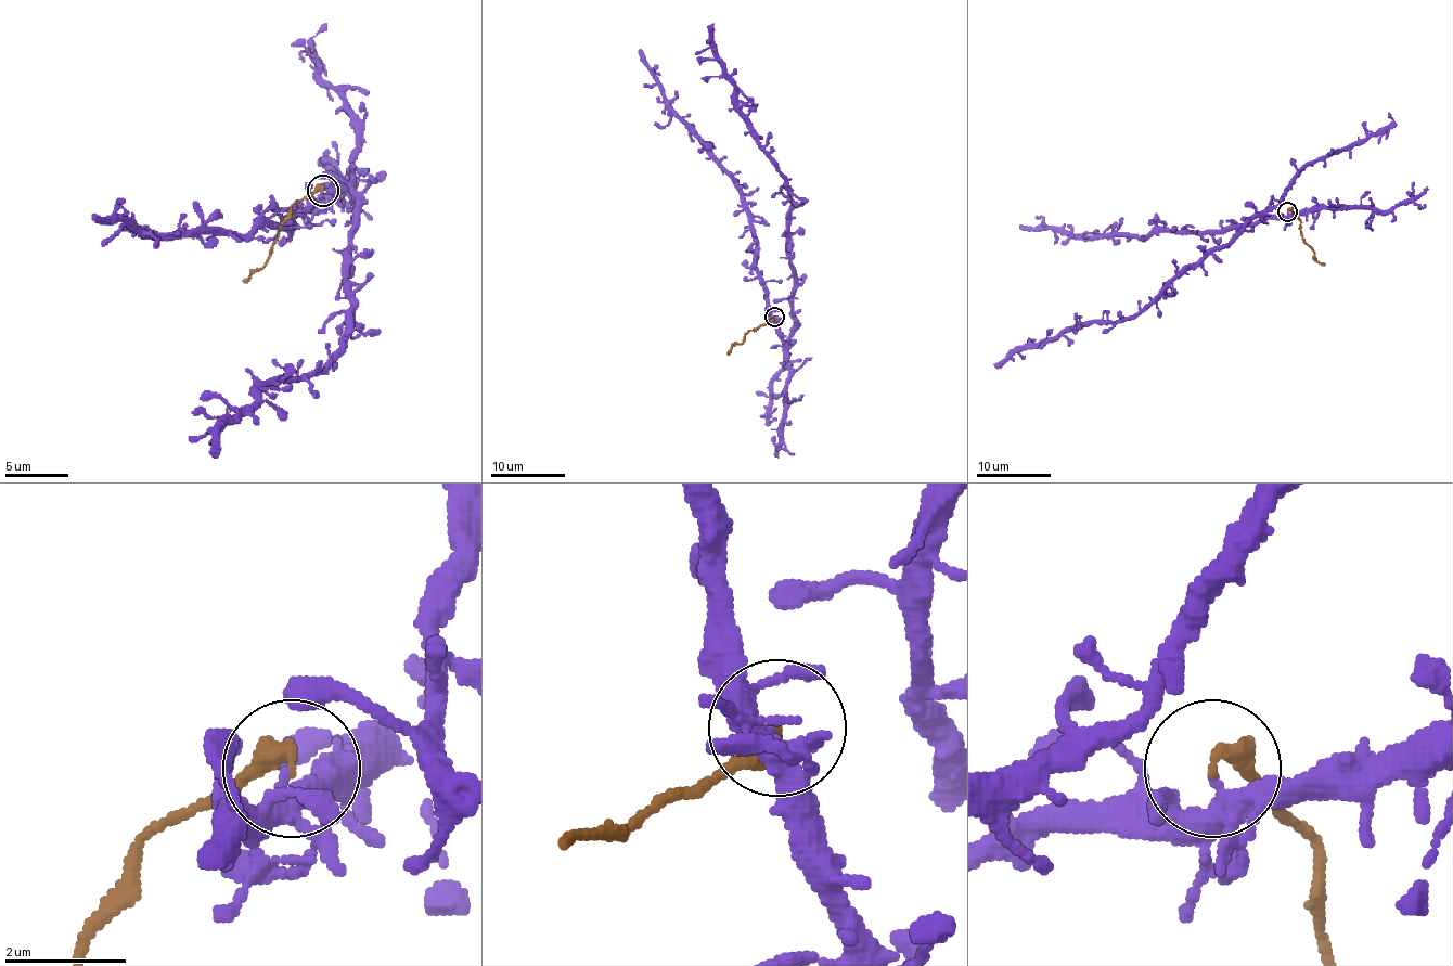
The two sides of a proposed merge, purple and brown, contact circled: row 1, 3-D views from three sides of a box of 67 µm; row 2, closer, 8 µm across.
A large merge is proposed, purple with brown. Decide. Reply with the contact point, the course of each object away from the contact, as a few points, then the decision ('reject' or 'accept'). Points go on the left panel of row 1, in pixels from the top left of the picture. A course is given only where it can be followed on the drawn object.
at (323, 191); purple runs (323, 191), (311, 201), (305, 220), (352, 223), (352, 330), (318, 371), (267, 384), (219, 432), (216, 453); brown runs (323, 191), (311, 191), (292, 207), (270, 258), (245, 283); reject

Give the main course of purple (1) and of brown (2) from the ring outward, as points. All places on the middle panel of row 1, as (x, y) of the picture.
1: (774, 318), (769, 316), (763, 282), (792, 274), (792, 188), (741, 111), (737, 89), (727, 72), (711, 24)
2: (774, 318), (756, 331), (747, 332), (743, 342), (735, 344), (728, 355)

